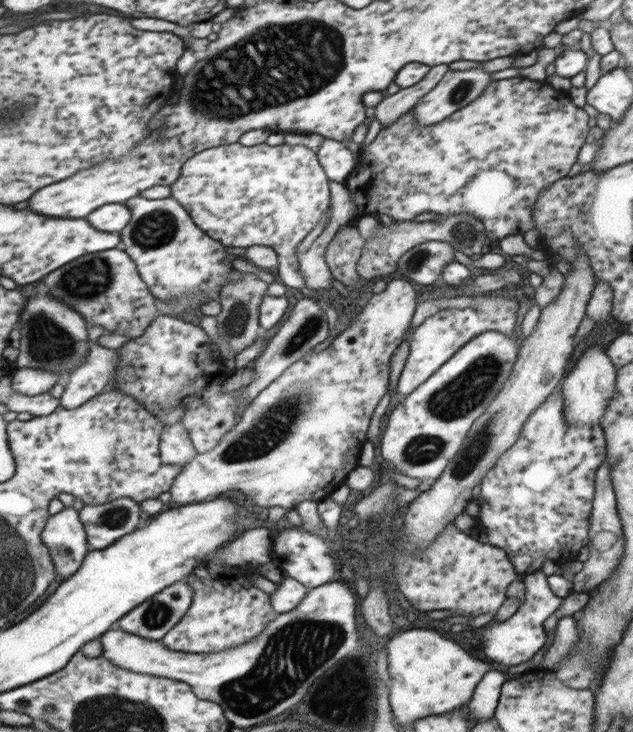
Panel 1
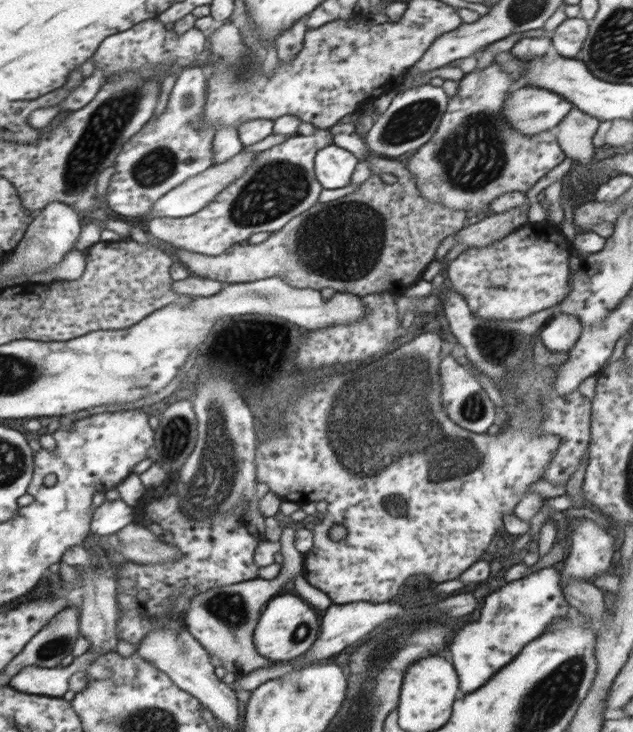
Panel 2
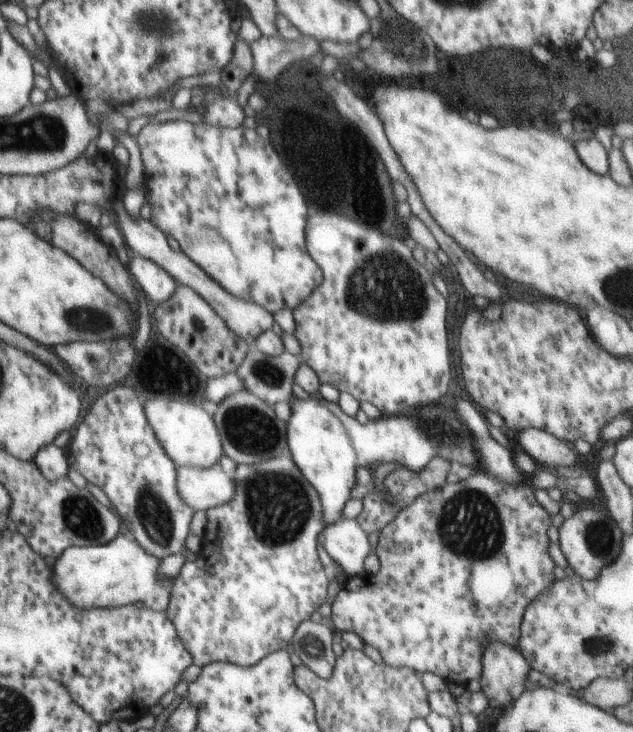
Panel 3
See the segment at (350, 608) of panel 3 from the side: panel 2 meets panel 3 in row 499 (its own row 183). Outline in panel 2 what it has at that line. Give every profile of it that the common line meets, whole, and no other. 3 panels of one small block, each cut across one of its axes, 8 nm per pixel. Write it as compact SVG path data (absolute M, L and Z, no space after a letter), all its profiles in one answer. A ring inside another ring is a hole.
M495 63L483 71L474 70L466 73L458 81L458 92L449 99L446 112L432 138L405 157L406 166L416 177L416 190L421 198L442 203L452 209L486 212L490 209L488 206L492 198L512 192L512 190L526 193L526 190L532 188L532 184L536 184L542 176L548 174L548 171L564 160L566 156L556 140L556 130L546 130L540 134L534 134L534 138L532 136L528 138L528 136L516 134L514 130L510 130L510 124L506 124L506 118L502 114L504 99L512 93L512 90L520 87L521 82L524 80L512 79L512 74L504 73L501 66Z

